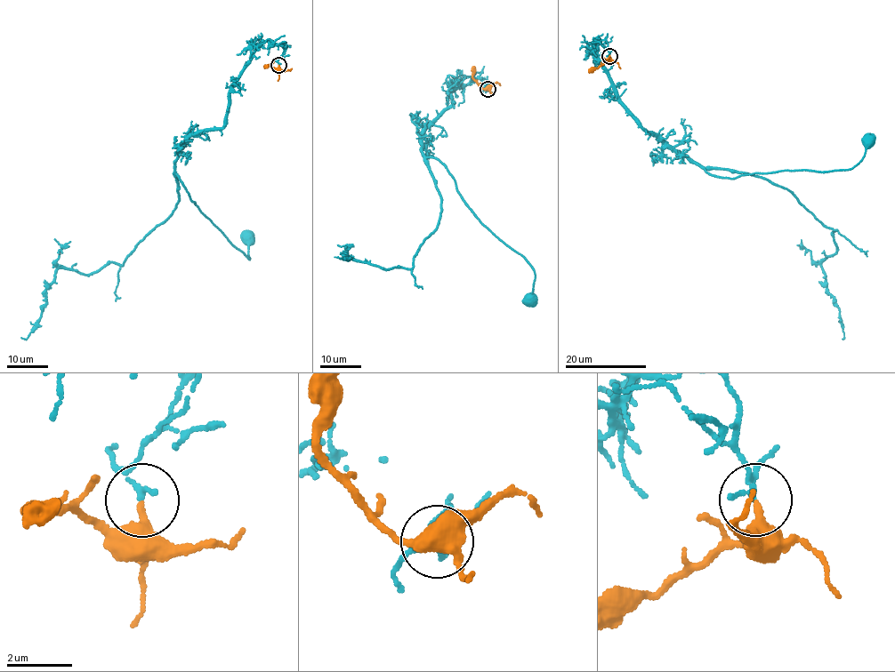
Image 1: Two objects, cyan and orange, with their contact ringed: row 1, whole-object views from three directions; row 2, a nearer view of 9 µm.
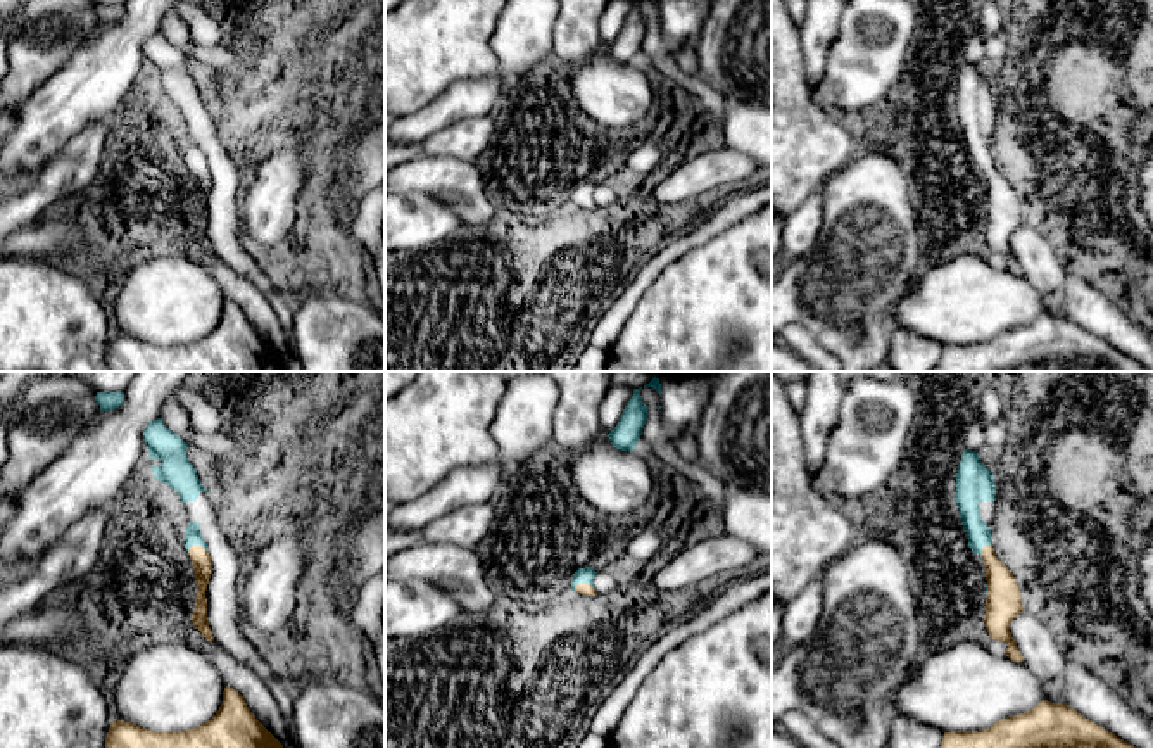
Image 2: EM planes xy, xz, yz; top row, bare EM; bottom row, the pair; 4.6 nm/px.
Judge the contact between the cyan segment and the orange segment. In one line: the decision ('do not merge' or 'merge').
merge

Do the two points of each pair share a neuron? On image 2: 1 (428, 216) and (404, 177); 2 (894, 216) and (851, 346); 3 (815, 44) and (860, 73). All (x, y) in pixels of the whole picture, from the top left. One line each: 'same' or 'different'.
1: different
2: same
3: different

